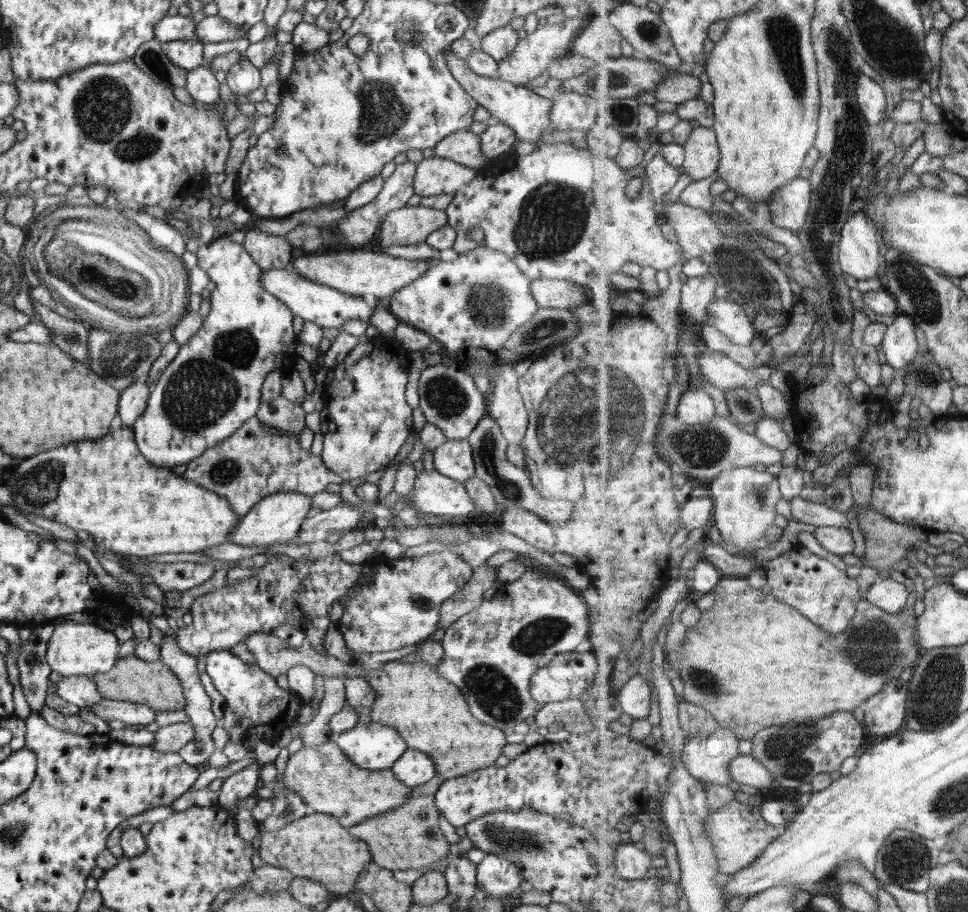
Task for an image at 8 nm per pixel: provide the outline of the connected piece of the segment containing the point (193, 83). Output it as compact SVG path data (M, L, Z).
M200 66L189 71L184 88L200 105L213 104L220 100L220 84L209 68Z

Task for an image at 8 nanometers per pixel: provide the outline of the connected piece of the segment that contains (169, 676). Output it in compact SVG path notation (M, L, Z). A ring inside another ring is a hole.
M130 654L118 659L108 672L104 672L102 675L96 674L92 676L92 679L96 682L96 687L103 699L144 704L157 713L184 710L187 706L187 699L182 691L180 679L161 660L148 662Z

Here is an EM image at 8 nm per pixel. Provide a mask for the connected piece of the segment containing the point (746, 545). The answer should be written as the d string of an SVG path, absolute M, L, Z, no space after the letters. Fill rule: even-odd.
M739 467L724 472L714 479L710 494L717 508L715 523L728 545L744 549L742 553L753 554L764 544L770 526L778 520L778 504L785 499L781 480L776 474L759 467Z

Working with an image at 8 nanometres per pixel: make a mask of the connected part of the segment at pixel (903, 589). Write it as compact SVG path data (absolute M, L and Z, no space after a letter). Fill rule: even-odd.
M882 576L868 590L866 598L885 608L888 612L900 614L908 606L910 588L894 578Z

